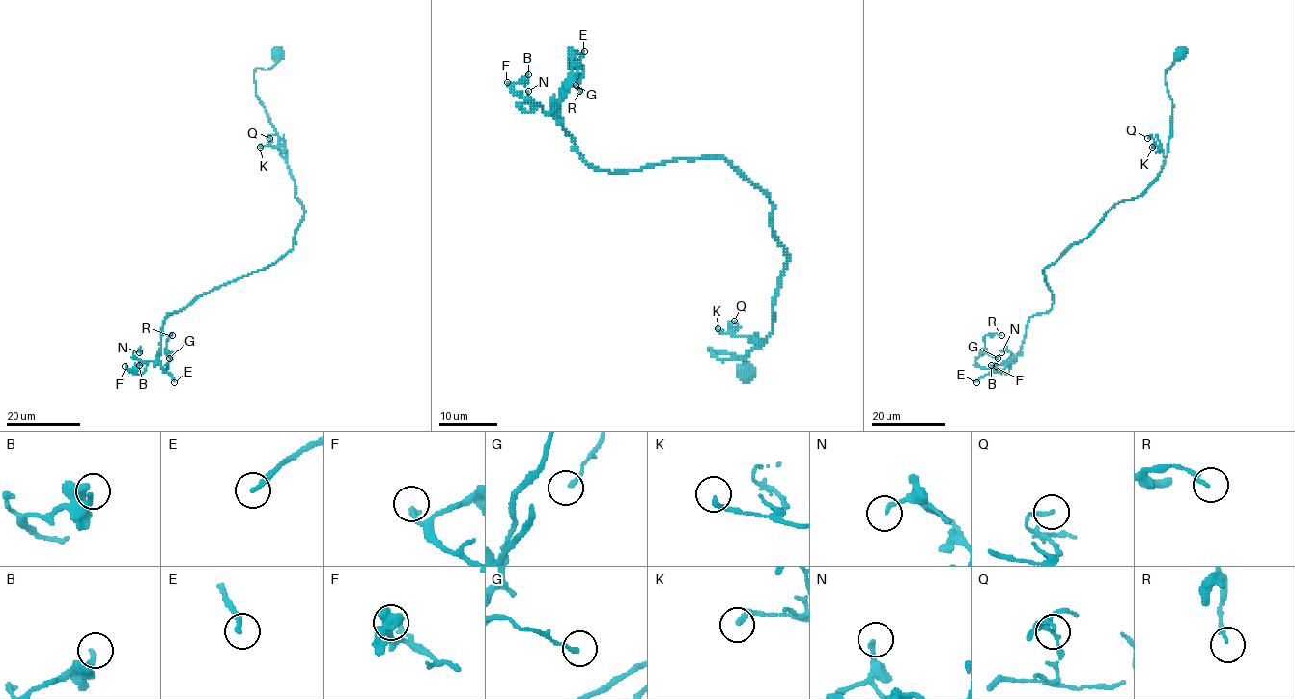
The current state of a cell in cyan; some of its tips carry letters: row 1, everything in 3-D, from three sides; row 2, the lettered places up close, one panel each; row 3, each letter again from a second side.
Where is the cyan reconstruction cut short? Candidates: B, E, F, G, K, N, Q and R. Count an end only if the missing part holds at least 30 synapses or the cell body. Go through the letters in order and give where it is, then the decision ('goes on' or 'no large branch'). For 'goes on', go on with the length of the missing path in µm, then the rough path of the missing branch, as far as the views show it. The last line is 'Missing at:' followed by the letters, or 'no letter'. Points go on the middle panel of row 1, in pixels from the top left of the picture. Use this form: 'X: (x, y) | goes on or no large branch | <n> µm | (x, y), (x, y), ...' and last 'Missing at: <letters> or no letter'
B: (528, 74) | no large branch
E: (584, 51) | goes on | 35 µm
F: (507, 82) | no large branch
G: (576, 85) | no large branch
K: (717, 328) | no large branch
N: (528, 91) | no large branch
Q: (734, 321) | no large branch
R: (579, 91) | no large branch
Missing at: E

